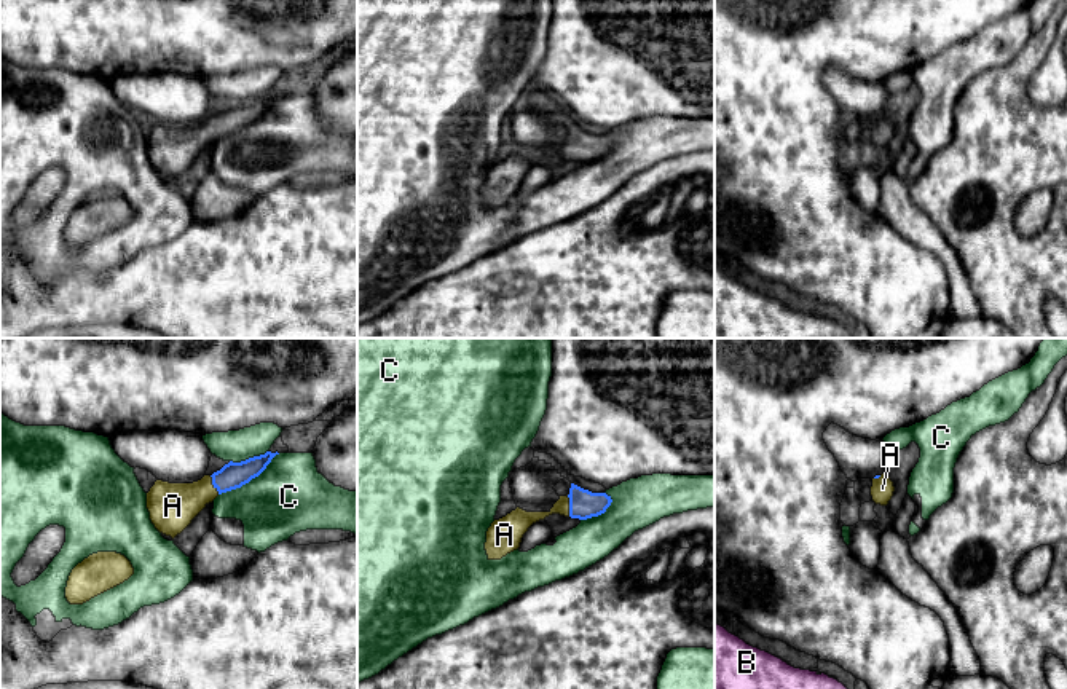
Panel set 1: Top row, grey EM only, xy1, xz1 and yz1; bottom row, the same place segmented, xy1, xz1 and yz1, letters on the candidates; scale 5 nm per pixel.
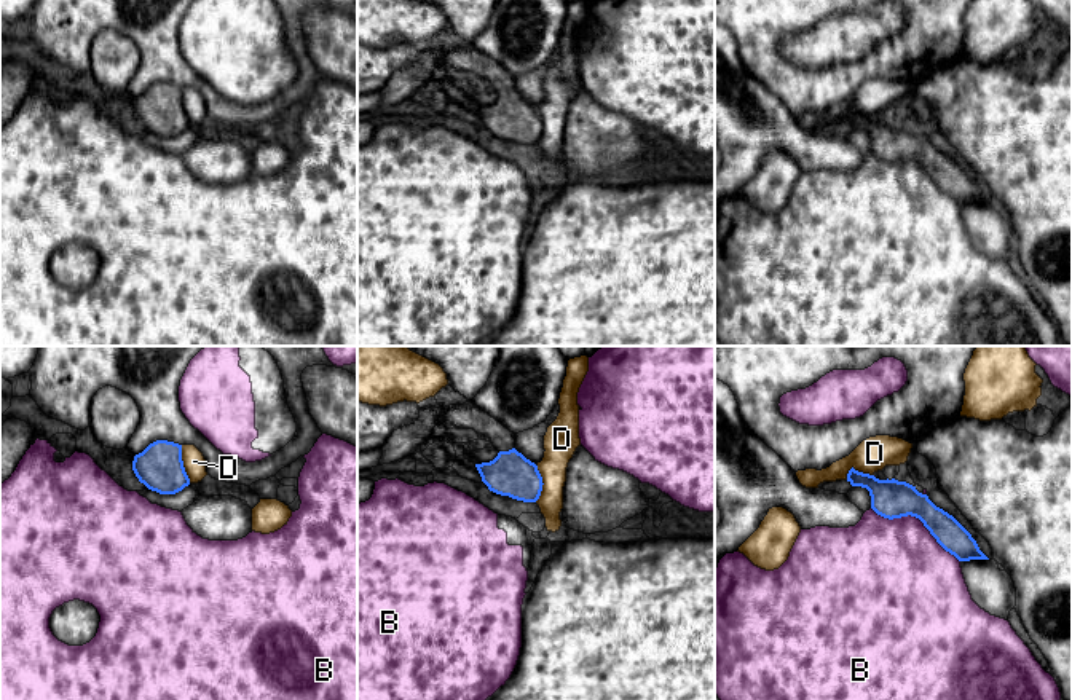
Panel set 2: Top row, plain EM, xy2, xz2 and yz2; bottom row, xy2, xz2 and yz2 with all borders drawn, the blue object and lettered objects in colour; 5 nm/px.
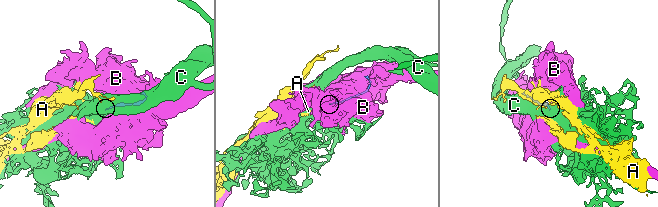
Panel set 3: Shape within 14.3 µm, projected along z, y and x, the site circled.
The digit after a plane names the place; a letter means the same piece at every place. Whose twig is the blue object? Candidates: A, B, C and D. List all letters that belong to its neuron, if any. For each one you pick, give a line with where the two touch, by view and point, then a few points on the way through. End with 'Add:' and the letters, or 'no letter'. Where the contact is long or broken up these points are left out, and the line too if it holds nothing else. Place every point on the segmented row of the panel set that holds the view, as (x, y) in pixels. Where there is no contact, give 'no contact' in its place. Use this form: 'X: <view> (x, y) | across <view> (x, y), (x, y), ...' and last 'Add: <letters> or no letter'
A: xz1 (570, 506) | across xz1 (584, 504), (570, 506), (522, 519)
Add: A

